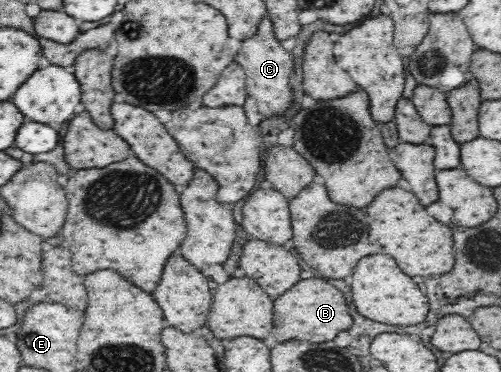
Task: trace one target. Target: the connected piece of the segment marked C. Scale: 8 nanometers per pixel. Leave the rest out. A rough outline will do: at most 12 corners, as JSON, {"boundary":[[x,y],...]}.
{"boundary":[[268,17],[235,61],[260,113],[292,101],[293,55],[280,47]]}

